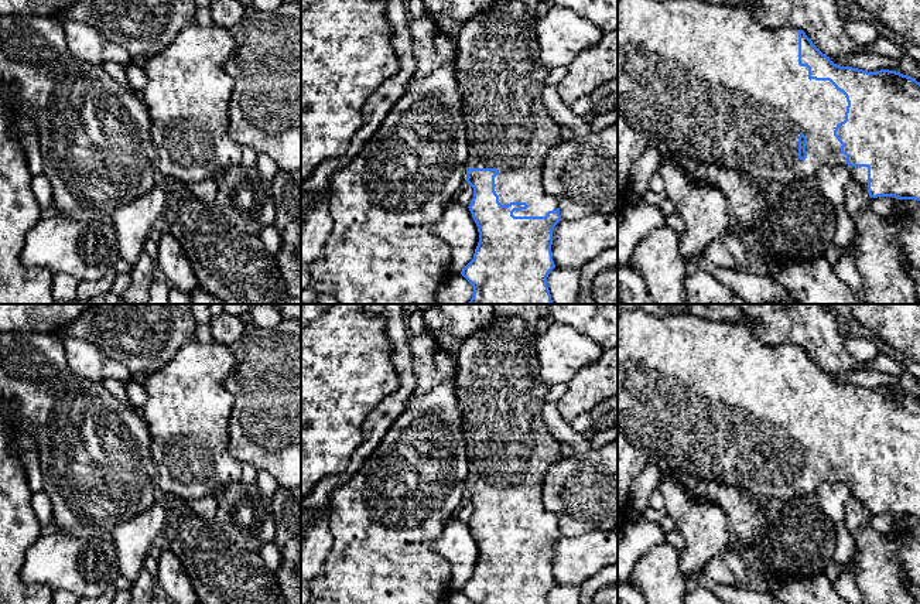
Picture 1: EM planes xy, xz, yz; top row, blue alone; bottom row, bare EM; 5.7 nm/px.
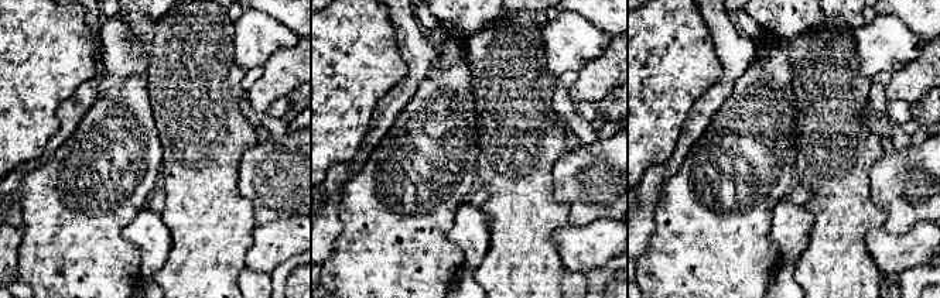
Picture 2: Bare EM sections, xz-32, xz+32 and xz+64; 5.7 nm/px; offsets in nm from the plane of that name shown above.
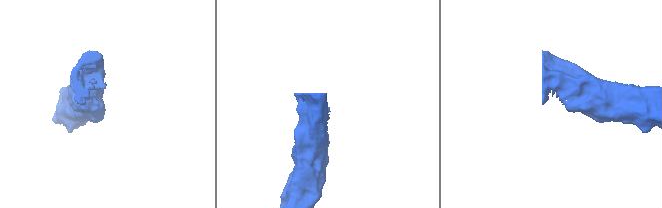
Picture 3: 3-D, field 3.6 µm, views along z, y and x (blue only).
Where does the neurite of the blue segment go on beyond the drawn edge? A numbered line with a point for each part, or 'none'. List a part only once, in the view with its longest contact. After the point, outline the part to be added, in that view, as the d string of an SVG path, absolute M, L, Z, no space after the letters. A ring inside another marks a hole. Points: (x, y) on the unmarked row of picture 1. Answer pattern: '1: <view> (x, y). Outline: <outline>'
1: yz (714, 402). Outline: M625 310L618 314L618 433L622 433L649 461L664 460L670 470L684 472L702 481L719 482L752 495L757 502L772 498L791 499L804 494L814 494L828 481L844 482L868 509L868 484L851 484L842 471L841 460L834 453L838 440L845 437L847 414L830 397L808 396L808 385L798 382L798 345L769 345L757 339L753 332L739 323L714 323L690 314L654 315L643 310ZM798 453L807 454L807 475L798 475Z

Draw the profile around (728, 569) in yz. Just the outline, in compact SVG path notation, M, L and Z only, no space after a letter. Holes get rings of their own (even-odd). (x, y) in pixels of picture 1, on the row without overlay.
M728 547L722 556L708 562L705 573L714 581L725 586L745 587L748 581L748 569L732 547Z

